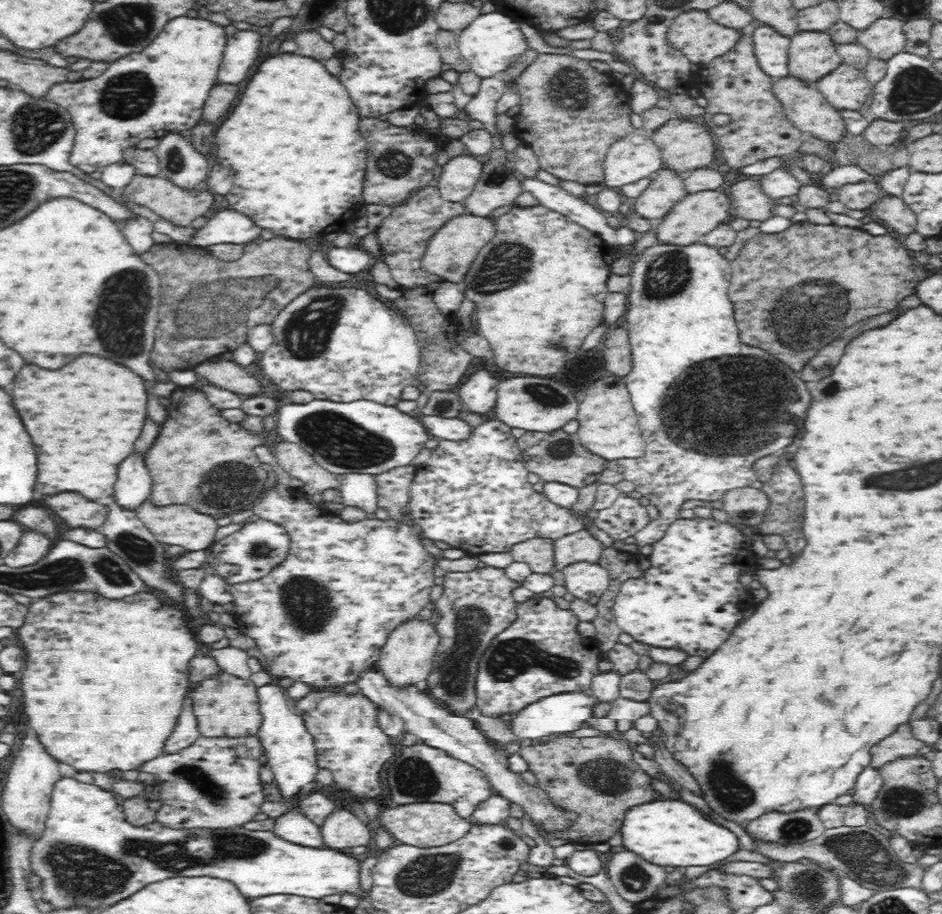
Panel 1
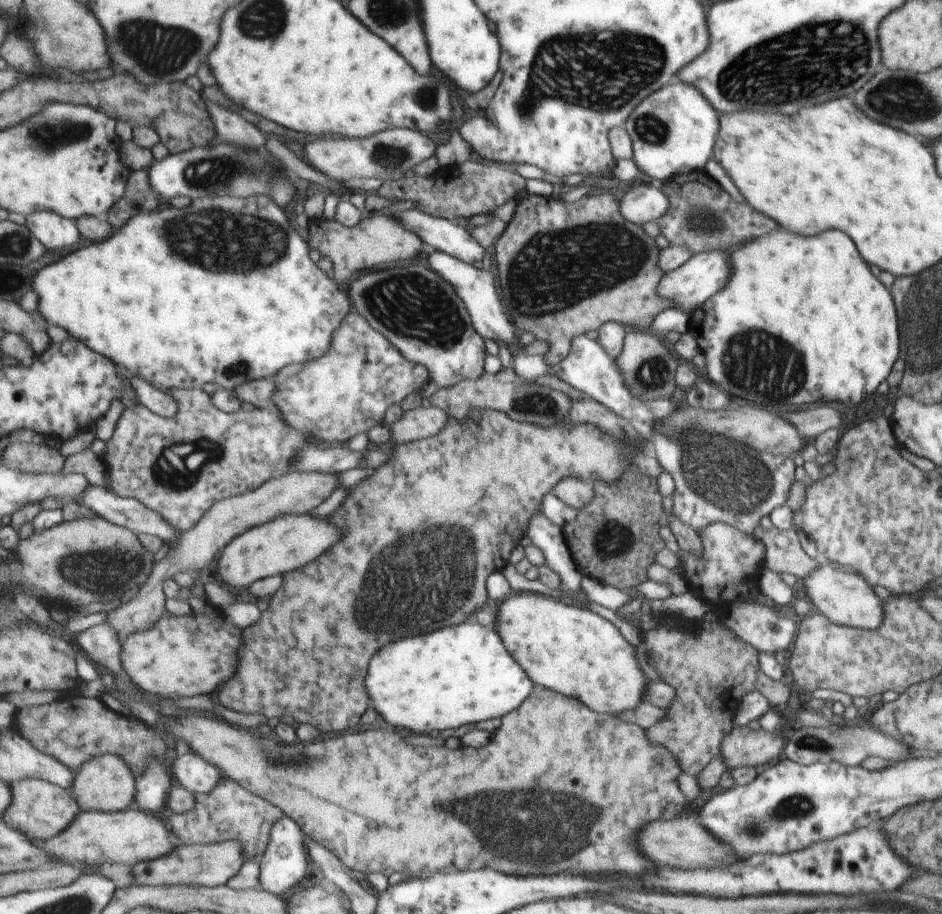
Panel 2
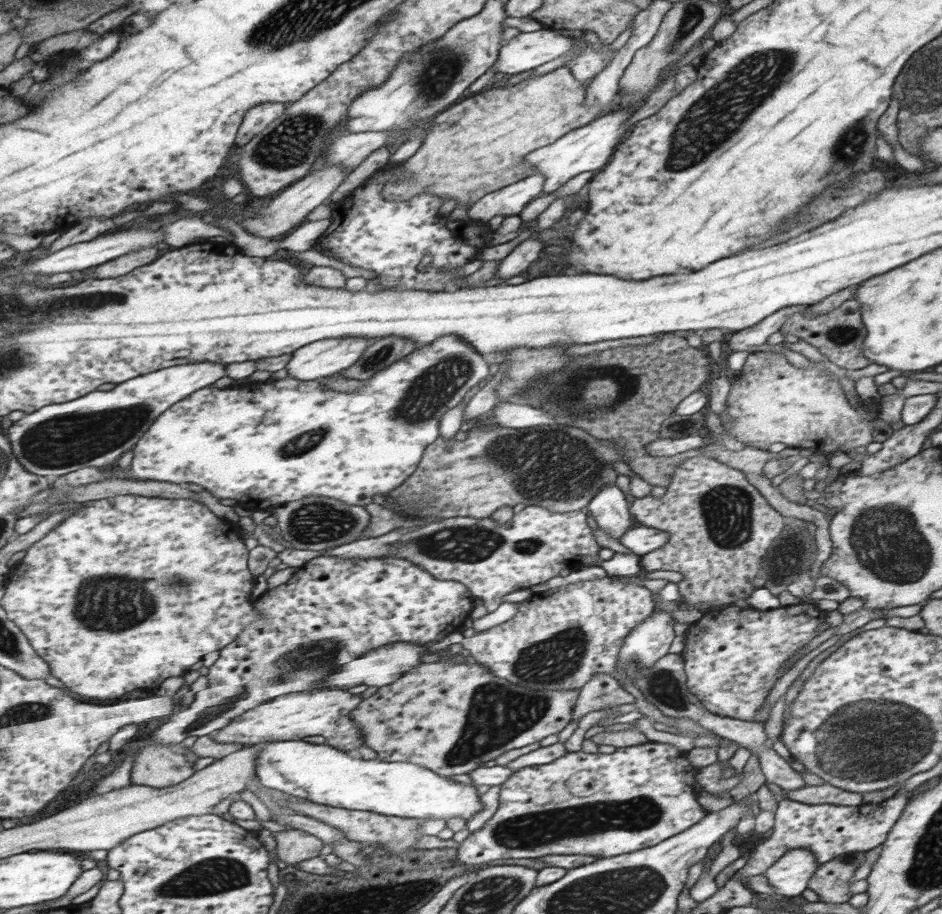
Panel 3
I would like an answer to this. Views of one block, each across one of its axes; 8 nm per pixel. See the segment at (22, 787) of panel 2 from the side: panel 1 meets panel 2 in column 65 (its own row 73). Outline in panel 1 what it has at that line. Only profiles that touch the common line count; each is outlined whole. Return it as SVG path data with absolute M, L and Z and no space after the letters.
M800 32L790 39L788 77L809 88L816 88L820 80L835 72L842 63L827 32Z

